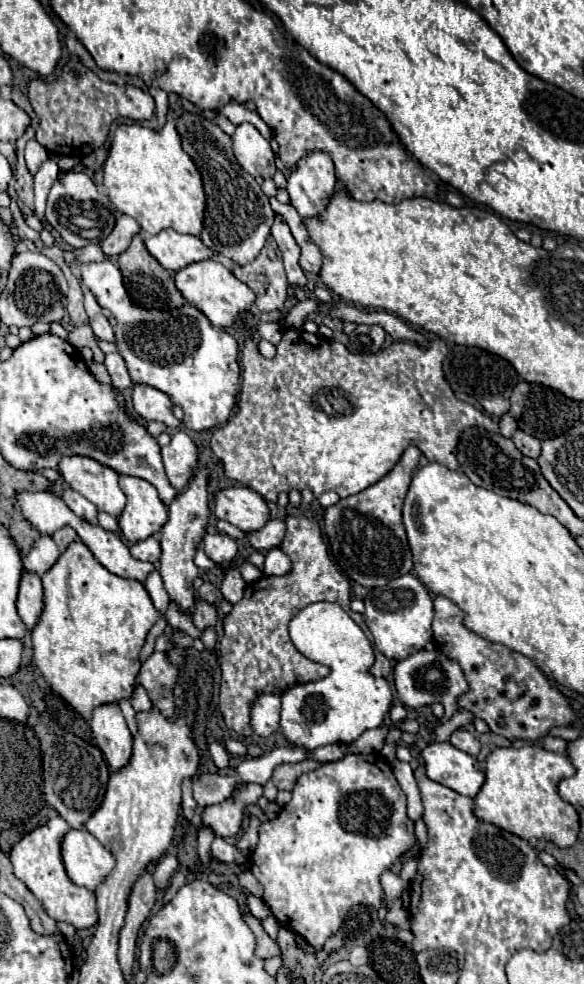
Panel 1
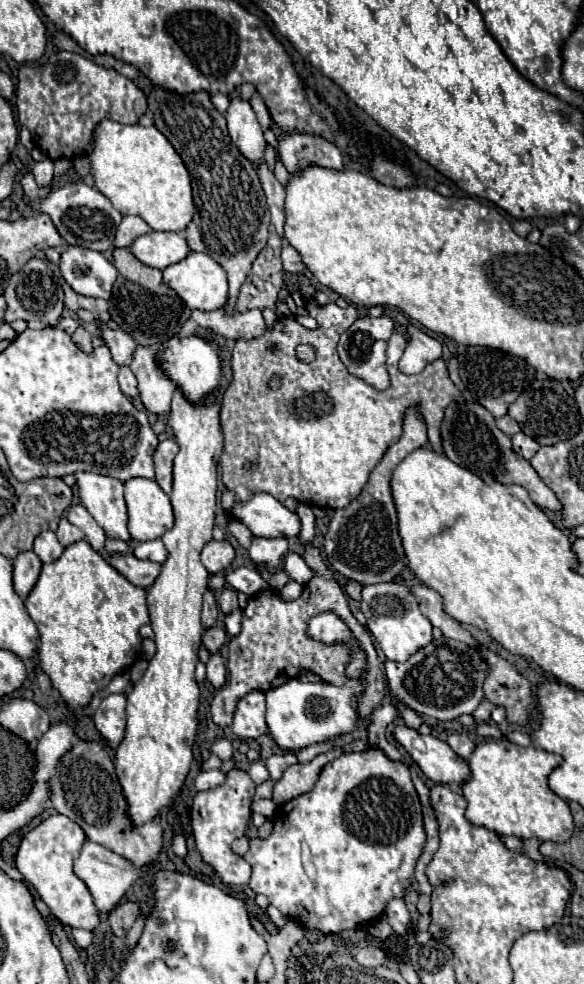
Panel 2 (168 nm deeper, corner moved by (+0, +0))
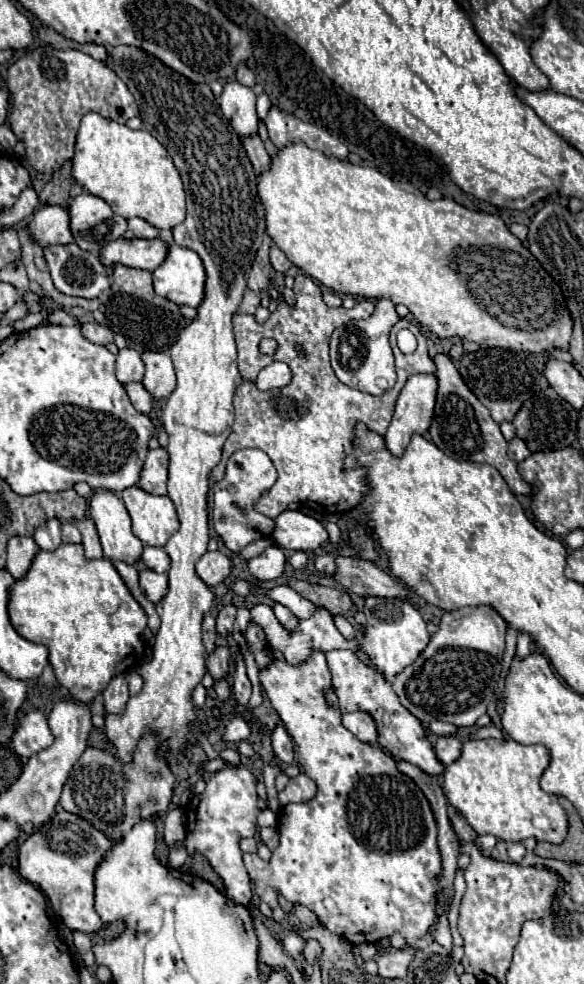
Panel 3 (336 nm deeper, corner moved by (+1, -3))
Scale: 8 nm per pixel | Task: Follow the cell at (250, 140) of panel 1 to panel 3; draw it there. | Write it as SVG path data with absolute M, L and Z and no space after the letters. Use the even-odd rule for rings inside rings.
M229 81L223 89L223 95L219 97L219 107L241 139L257 133L259 119L255 113L255 93L249 87Z

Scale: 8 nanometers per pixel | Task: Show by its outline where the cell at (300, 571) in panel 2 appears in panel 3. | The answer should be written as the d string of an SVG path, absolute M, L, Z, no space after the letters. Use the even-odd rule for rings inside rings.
M365 597L363 613L367 615L367 627L365 637L357 641L343 641L341 649L363 649L375 665L393 679L399 671L403 671L407 665L411 665L417 655L427 647L429 643L429 631L427 623L421 617L421 613L411 607L409 603L403 603L399 599L383 599L383 597Z

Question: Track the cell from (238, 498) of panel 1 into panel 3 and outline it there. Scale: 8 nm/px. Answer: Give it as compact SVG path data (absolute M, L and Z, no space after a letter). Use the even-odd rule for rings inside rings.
M283 511L275 517L275 527L271 531L271 541L283 549L317 549L321 543L325 543L327 531L323 529L323 525L301 513L301 511Z

